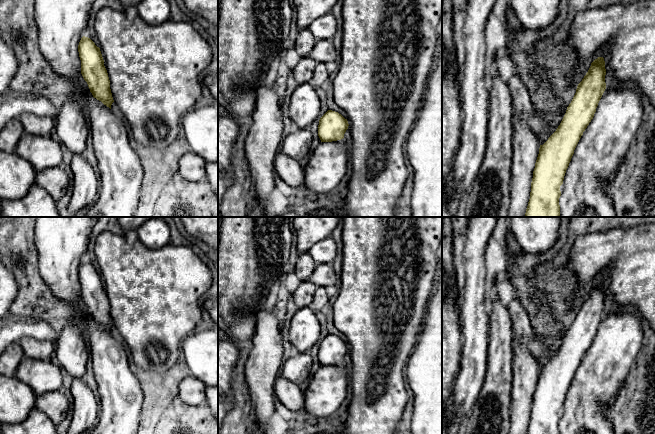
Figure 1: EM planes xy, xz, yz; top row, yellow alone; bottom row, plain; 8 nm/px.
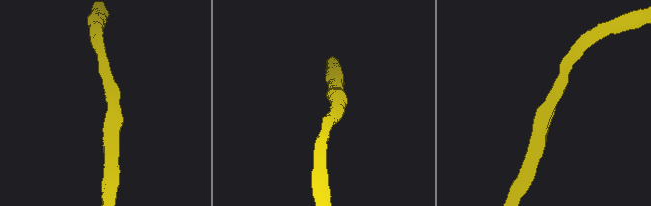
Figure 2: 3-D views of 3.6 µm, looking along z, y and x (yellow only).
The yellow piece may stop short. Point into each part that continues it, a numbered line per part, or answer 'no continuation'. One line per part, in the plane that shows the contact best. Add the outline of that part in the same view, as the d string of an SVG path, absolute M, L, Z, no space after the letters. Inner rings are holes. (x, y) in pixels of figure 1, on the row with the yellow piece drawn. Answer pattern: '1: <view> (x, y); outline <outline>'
no continuation

